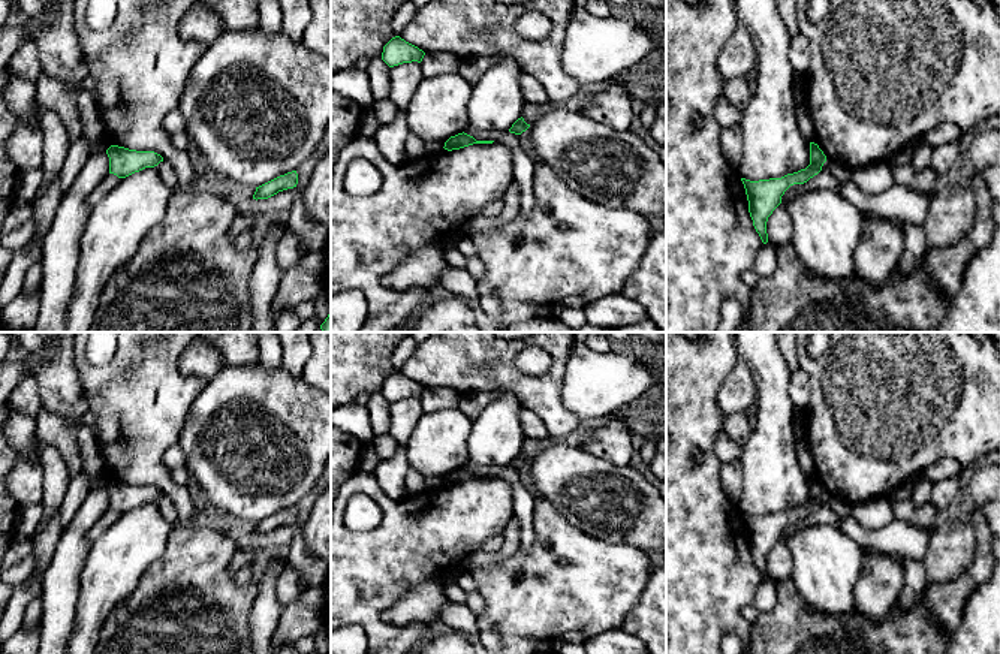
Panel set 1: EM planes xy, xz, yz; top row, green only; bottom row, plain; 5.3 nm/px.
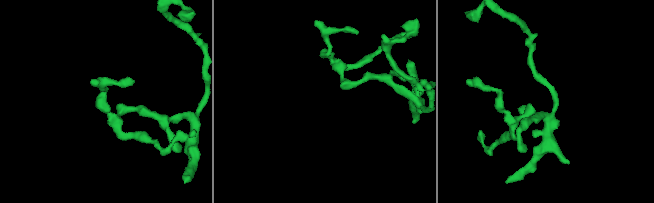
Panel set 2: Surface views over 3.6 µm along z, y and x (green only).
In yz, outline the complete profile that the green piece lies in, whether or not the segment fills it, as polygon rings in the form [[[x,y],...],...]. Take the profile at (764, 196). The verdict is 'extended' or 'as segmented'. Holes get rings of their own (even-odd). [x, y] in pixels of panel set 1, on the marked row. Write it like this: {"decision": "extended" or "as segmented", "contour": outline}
{"decision": "as segmented", "contour": [[[810,142],[810,165],[793,174],[787,174],[781,178],[769,178],[750,181],[741,178],[747,201],[749,213],[753,220],[753,226],[759,233],[763,244],[768,242],[766,221],[772,211],[781,204],[781,196],[793,184],[804,184],[822,171],[826,156],[817,144]]]}

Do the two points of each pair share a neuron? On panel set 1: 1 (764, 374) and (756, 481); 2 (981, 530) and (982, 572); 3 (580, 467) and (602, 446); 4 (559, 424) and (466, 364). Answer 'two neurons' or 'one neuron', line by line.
1: one neuron
2: one neuron
3: two neurons
4: one neuron

